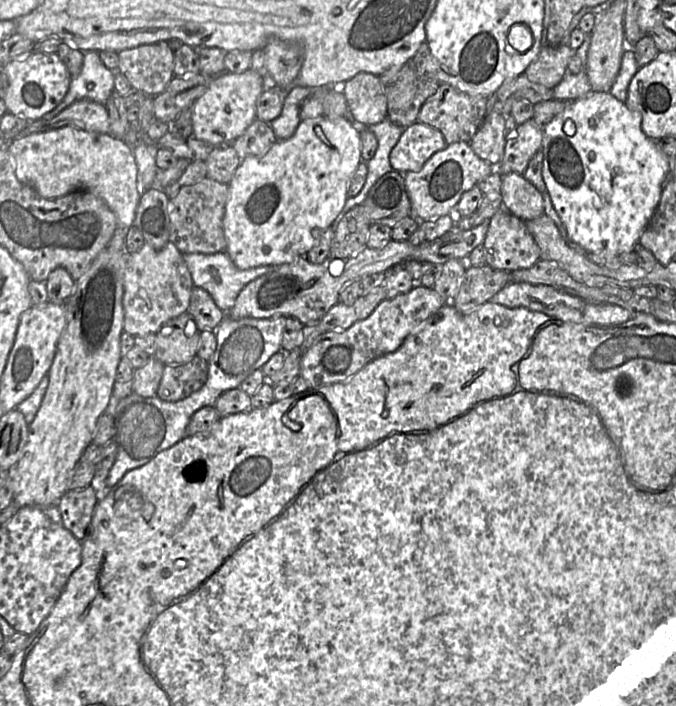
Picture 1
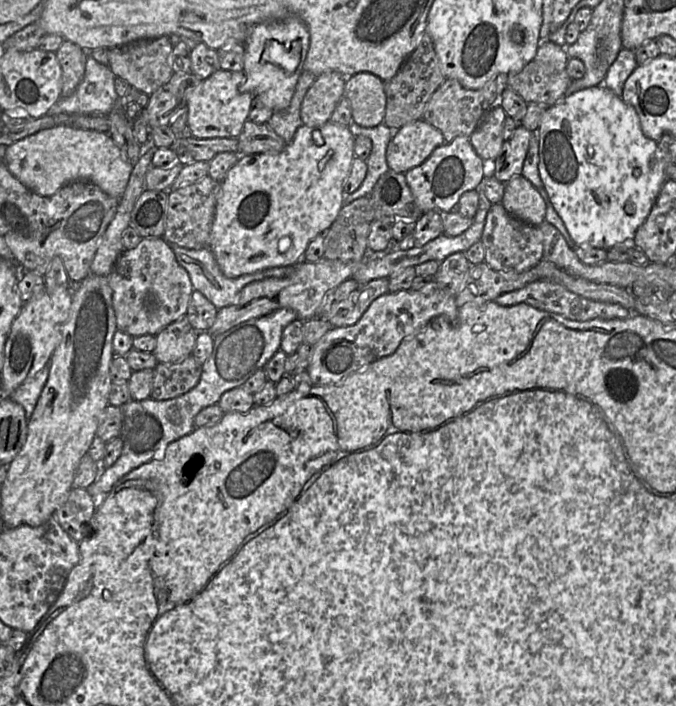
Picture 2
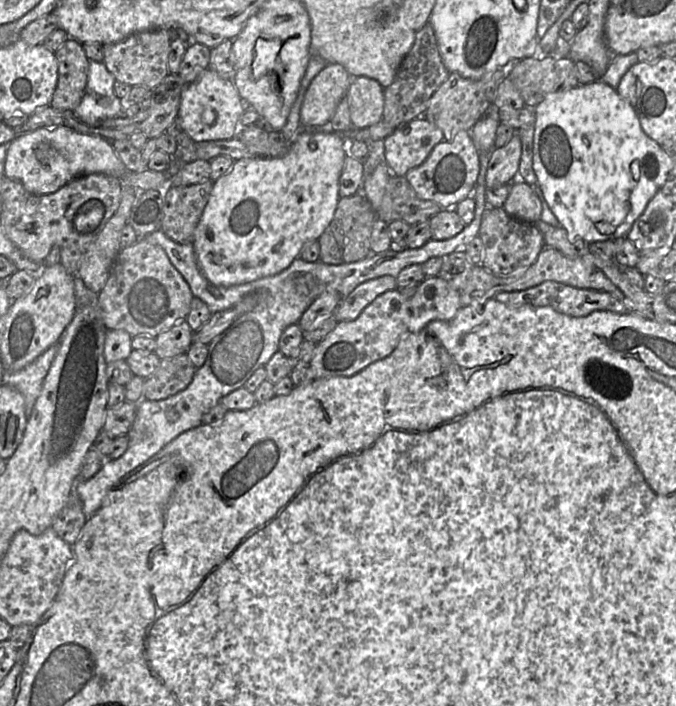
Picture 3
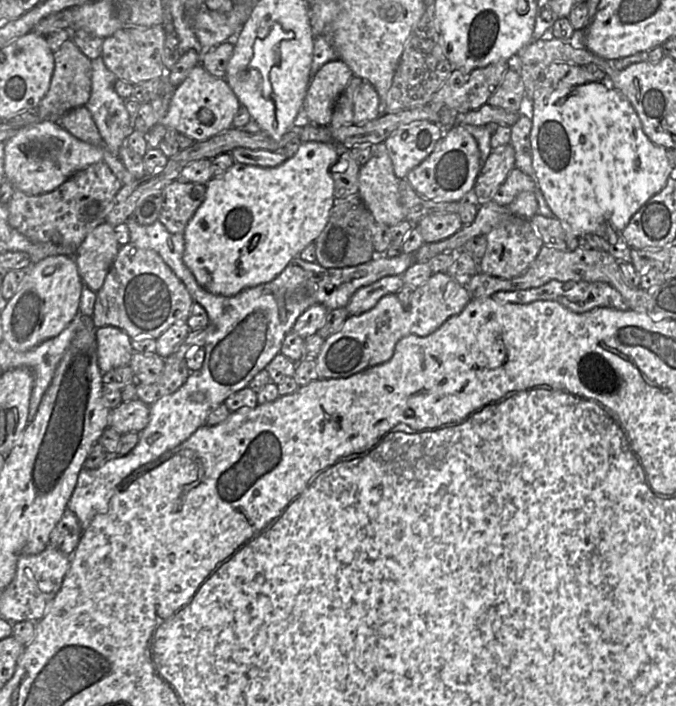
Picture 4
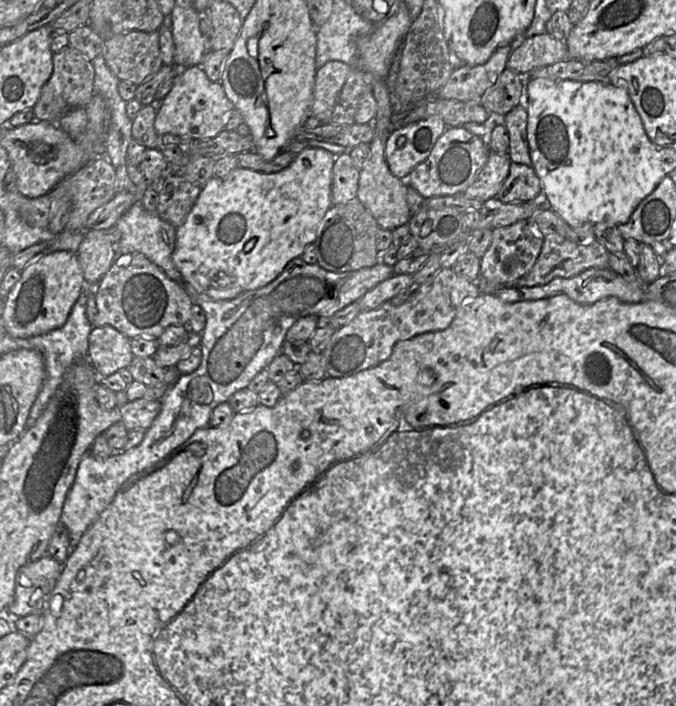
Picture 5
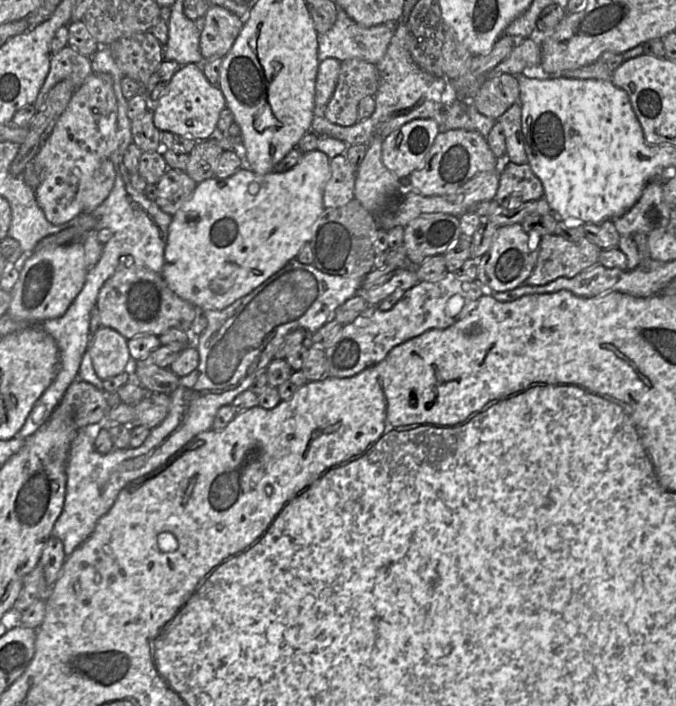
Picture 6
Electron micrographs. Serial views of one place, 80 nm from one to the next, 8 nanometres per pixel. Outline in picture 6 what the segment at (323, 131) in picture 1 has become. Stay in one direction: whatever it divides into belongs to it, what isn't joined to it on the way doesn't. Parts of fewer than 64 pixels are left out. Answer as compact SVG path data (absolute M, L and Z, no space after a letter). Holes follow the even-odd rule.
M314 150L304 153L301 160L286 172L270 172L265 175L259 175L249 167L244 166L227 178L212 177L198 183L192 196L172 216L169 226L162 270L163 279L169 288L194 307L222 310L251 293L269 277L282 269L291 259L296 258L302 247L310 243L315 232L315 221L325 209L323 193L330 177L330 160L325 153Z

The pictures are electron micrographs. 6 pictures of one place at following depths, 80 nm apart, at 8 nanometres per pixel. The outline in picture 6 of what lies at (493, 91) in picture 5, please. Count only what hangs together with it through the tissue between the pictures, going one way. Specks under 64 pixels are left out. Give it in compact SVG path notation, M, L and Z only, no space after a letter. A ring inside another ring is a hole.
M512 74L487 79L470 102L482 115L498 120L519 99L519 83Z

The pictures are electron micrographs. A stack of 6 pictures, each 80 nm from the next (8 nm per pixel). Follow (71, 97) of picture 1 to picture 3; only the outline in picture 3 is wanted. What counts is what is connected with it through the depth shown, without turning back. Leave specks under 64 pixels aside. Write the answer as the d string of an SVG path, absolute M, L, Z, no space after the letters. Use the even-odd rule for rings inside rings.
M89 60L85 93L80 104L73 110L75 115L90 126L97 126L103 120L126 117L120 100L114 93L114 75L101 61Z

